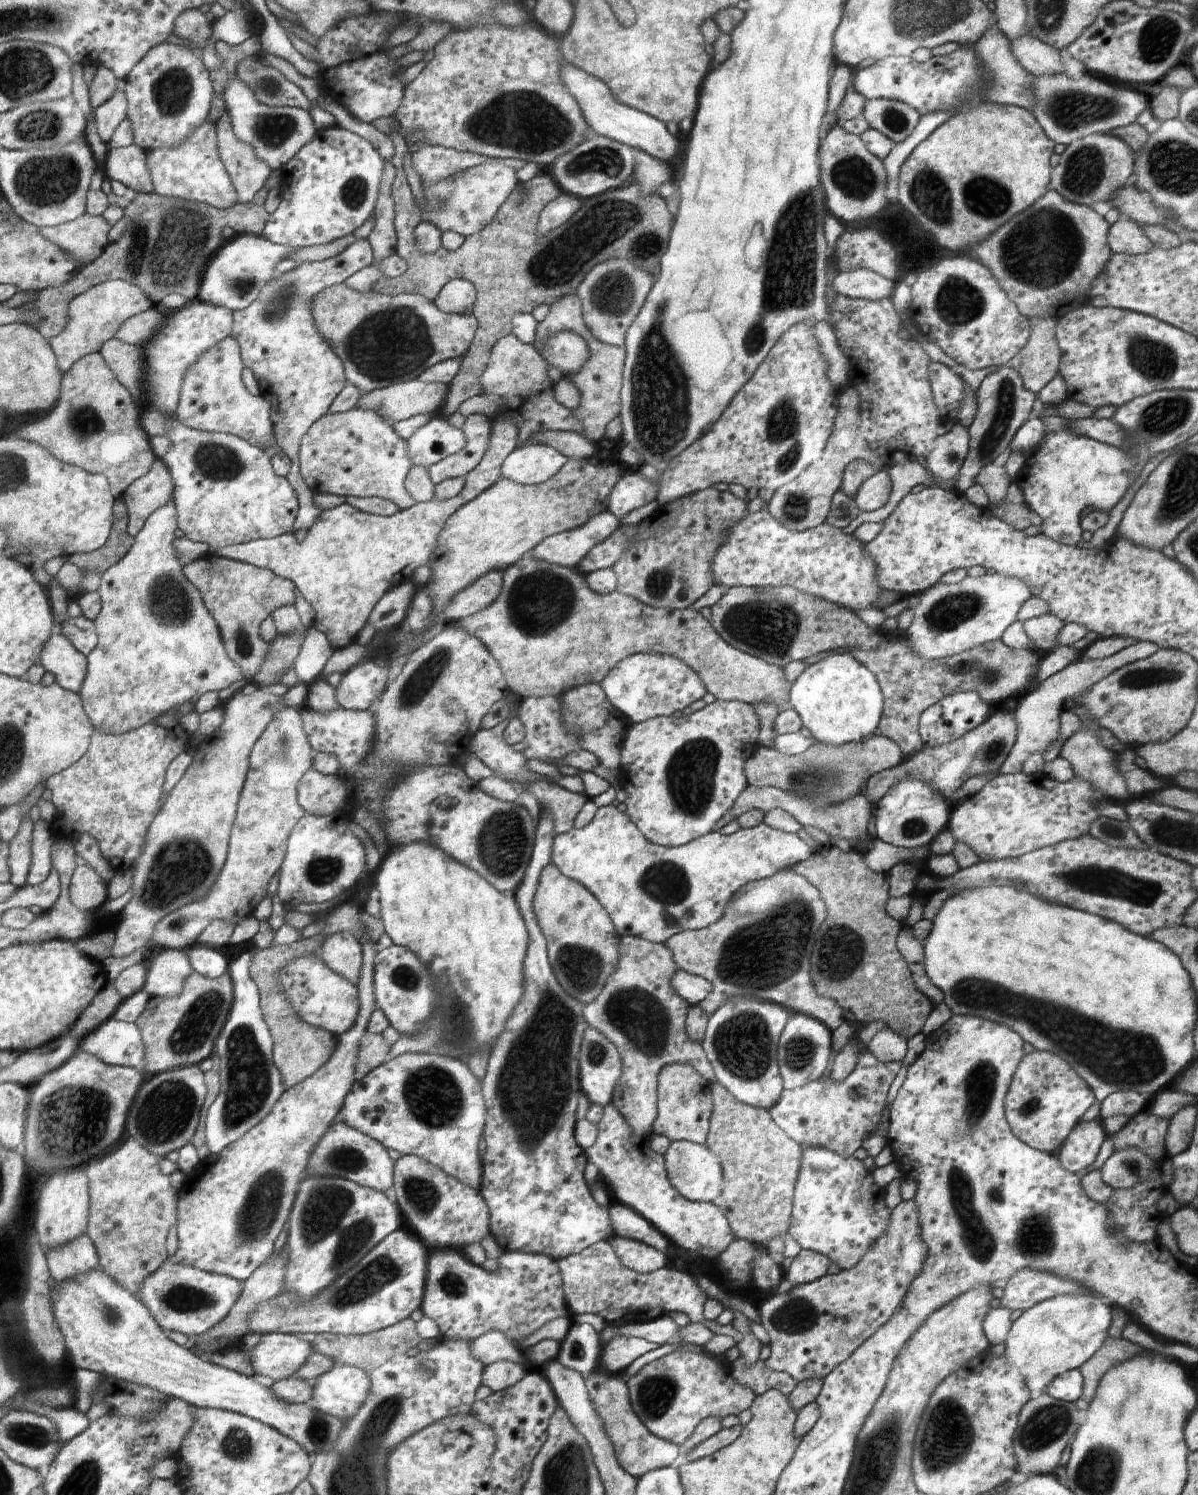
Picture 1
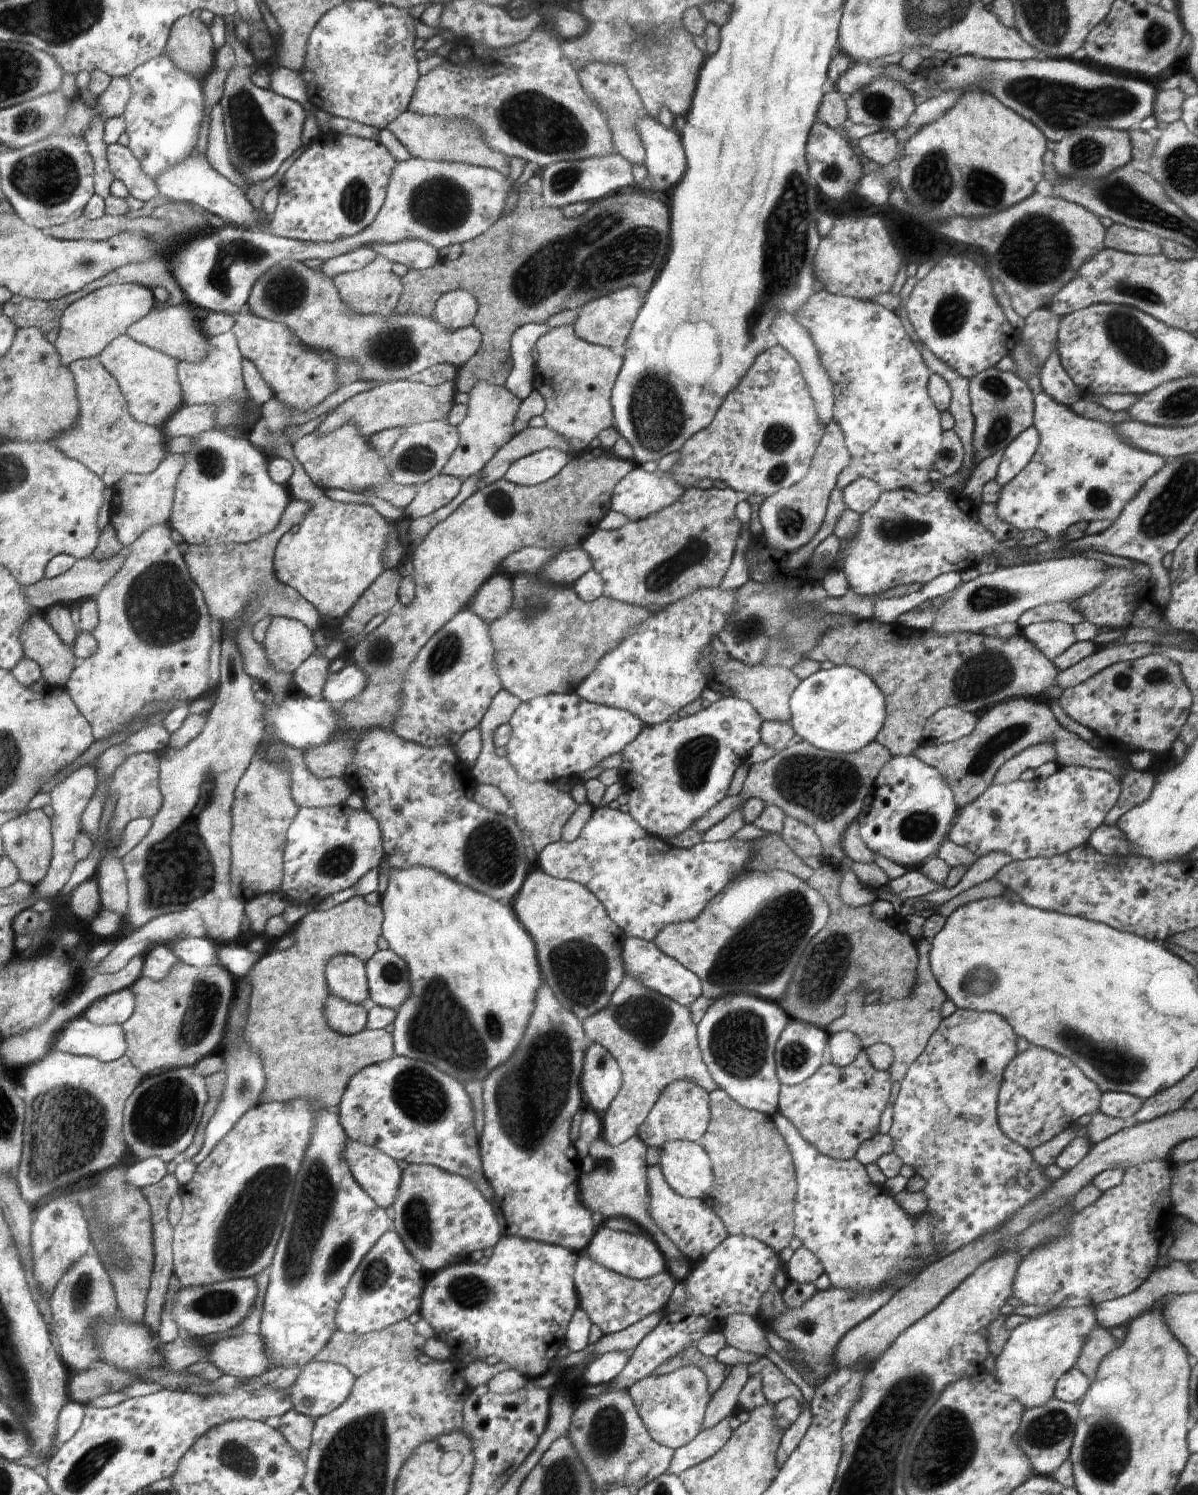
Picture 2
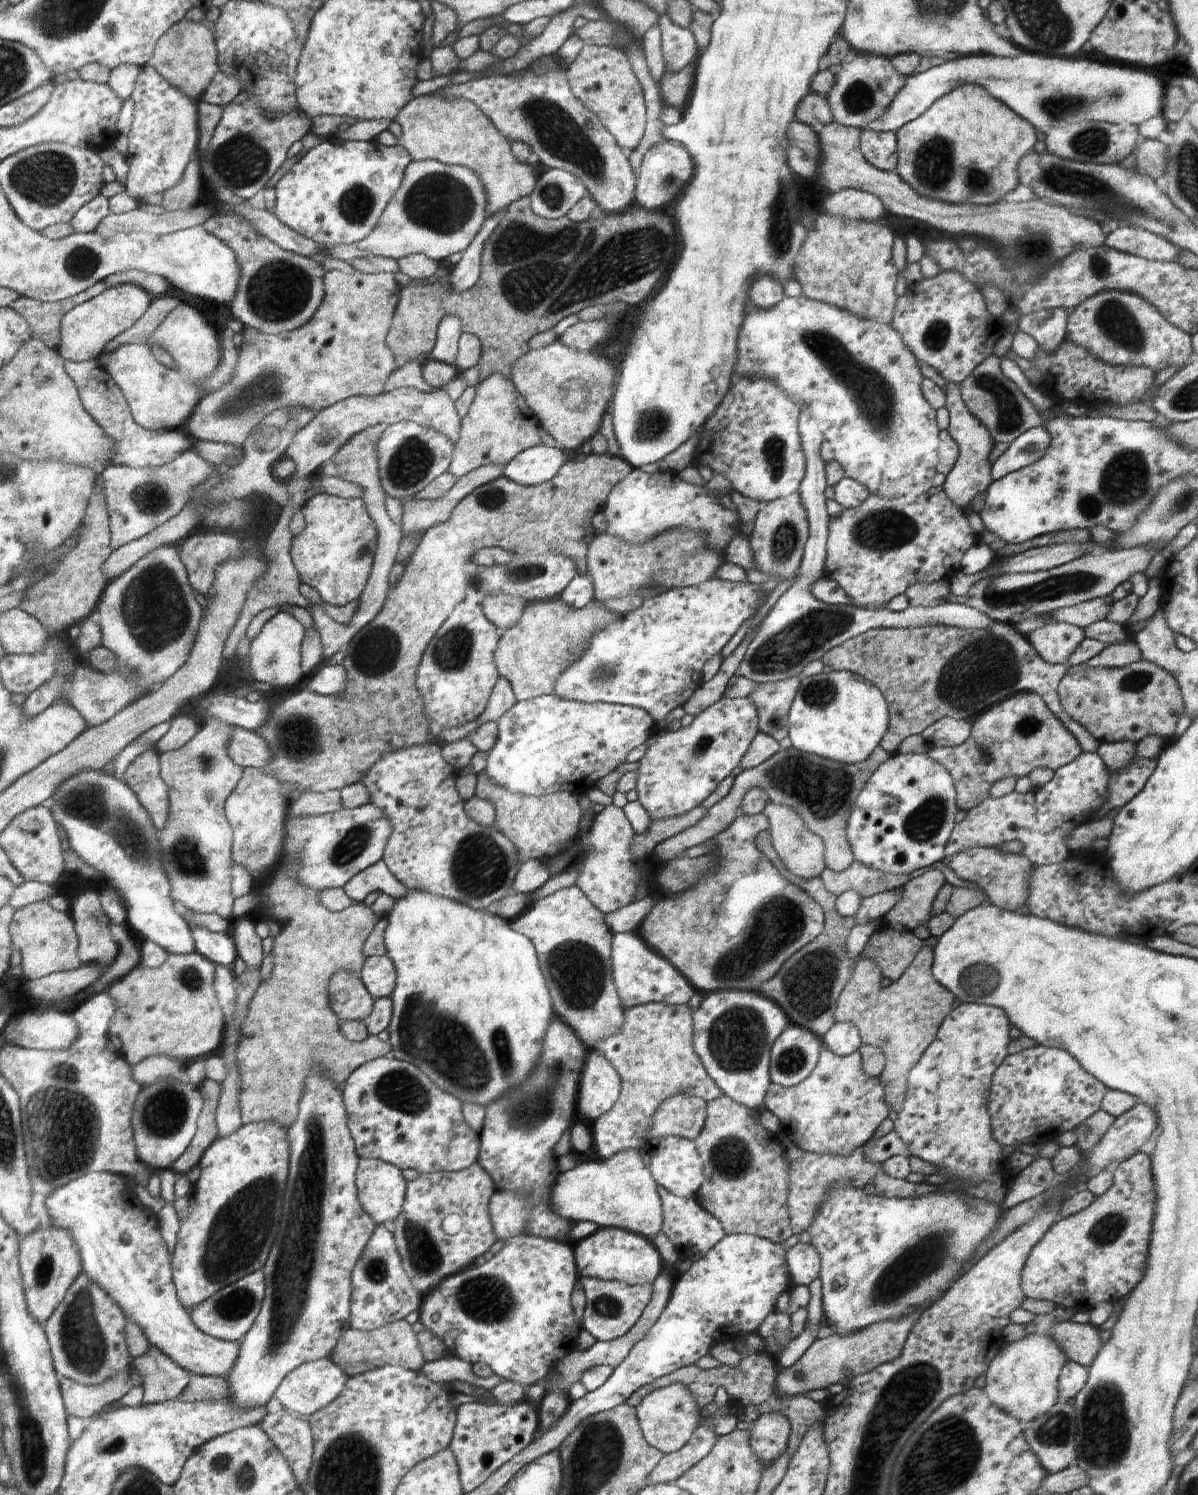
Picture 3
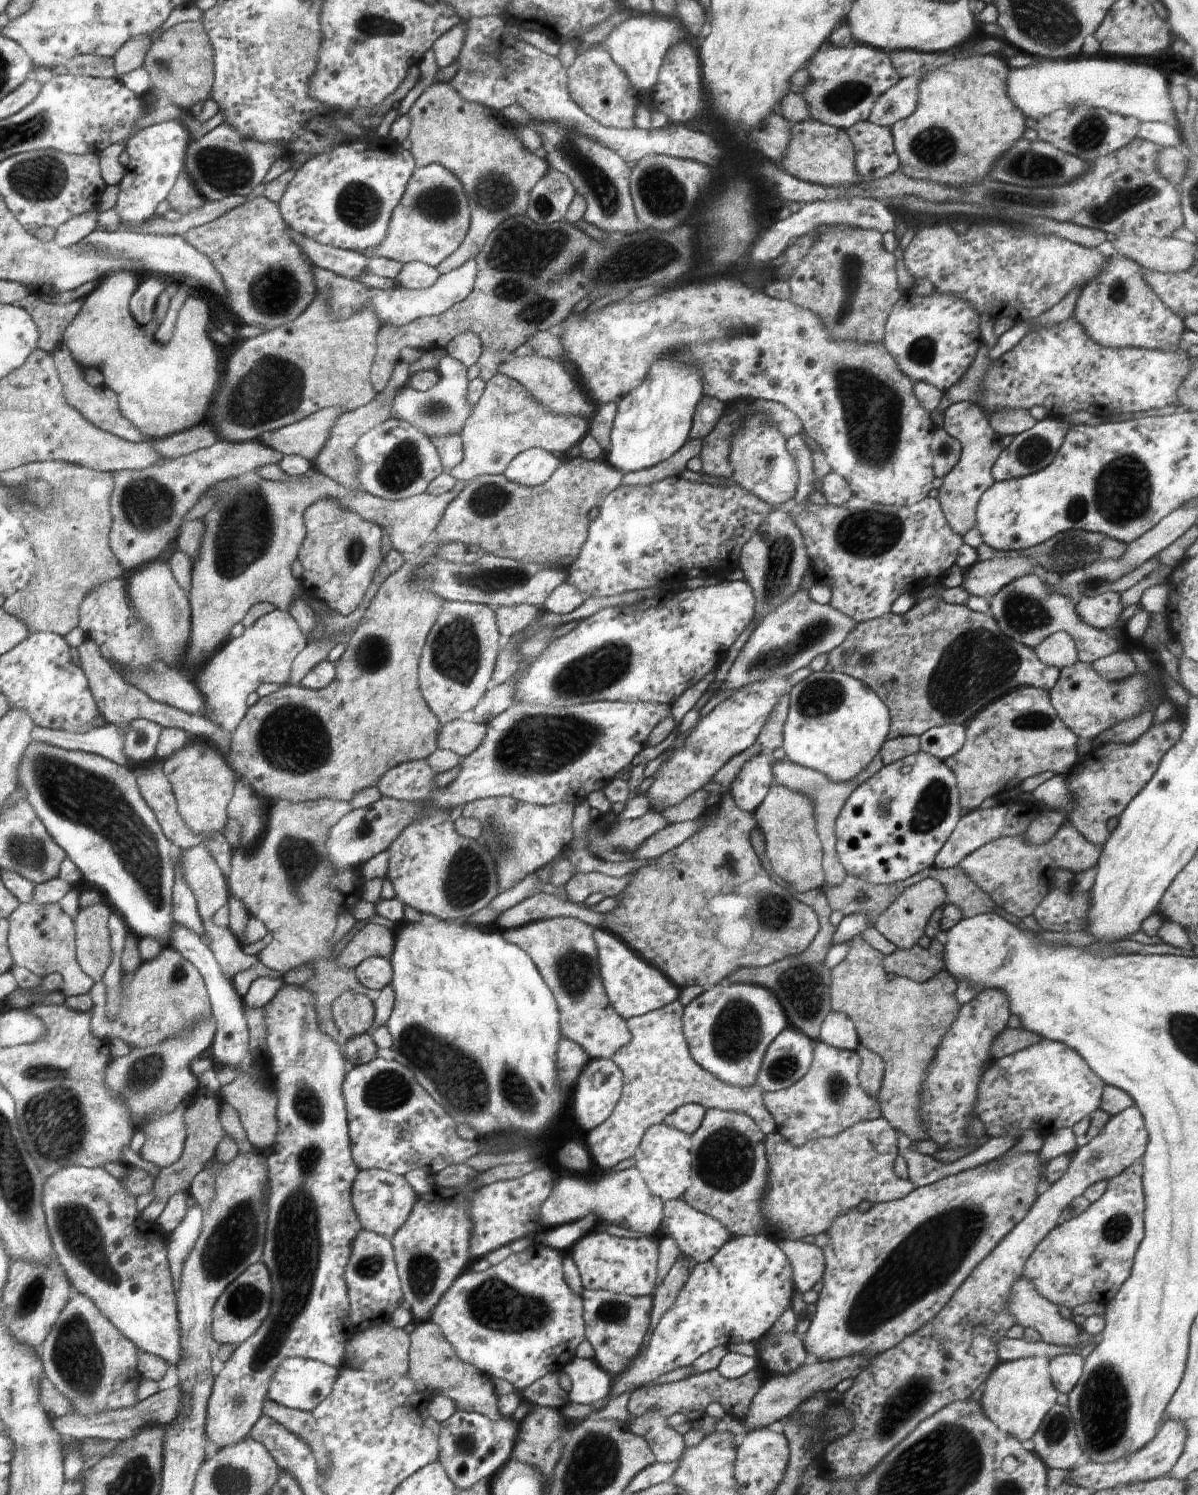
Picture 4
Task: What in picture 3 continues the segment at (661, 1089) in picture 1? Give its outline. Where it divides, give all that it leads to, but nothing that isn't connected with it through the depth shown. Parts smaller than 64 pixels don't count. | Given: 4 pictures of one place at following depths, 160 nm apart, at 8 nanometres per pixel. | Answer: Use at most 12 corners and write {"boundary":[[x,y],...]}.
{"boundary":[[684,1093],[654,1112],[645,1140],[695,1140],[708,1103]]}

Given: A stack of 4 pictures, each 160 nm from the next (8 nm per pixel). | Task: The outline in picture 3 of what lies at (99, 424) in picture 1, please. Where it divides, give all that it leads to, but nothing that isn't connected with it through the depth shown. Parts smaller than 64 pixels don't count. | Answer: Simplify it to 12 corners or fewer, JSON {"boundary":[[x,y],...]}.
{"boundary":[[100,359],[67,360],[86,408],[119,442],[114,464],[164,466],[191,450],[185,429],[134,418]]}

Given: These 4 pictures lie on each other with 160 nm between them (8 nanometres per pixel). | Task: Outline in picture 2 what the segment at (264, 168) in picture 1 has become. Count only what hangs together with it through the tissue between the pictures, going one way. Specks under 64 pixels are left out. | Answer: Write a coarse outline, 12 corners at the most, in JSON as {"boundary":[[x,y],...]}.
{"boundary":[[219,102],[211,106],[205,157],[221,175],[247,190],[230,162]]}

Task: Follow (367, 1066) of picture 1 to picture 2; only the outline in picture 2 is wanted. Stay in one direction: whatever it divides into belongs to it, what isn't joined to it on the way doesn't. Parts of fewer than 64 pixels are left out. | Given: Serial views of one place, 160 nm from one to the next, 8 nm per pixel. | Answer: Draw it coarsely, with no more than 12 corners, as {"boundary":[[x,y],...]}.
{"boundary":[[364,896],[314,910],[247,976],[260,1103],[340,1104],[393,1035],[327,1022],[326,968],[388,950]]}

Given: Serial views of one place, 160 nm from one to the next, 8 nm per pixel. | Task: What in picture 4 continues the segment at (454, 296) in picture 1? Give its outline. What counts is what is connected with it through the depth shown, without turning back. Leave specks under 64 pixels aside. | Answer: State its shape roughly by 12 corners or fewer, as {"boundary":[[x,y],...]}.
{"boundary":[[448,352],[428,391],[404,387],[395,419],[428,439],[461,434],[473,414],[467,367]]}

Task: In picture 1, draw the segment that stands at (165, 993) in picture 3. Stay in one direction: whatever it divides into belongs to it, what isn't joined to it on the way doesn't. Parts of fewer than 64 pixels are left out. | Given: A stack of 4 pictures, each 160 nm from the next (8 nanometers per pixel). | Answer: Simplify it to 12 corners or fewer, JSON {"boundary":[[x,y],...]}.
{"boundary":[[192,971],[136,1021],[145,1071],[201,1062],[233,1008],[232,976]]}

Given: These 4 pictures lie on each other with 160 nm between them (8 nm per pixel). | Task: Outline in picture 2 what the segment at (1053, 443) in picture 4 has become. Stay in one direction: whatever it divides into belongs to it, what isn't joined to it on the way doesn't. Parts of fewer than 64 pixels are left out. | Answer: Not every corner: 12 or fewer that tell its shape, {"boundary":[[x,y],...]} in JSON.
{"boundary":[[1023,430],[1006,448],[995,481],[1008,485],[1037,454],[1040,432]]}

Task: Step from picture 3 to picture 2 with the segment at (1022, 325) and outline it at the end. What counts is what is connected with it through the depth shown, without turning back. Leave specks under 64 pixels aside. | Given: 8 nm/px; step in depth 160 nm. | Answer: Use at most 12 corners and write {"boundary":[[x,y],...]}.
{"boundary":[[1057,346],[1041,366],[1040,390],[1067,407],[1082,398]]}

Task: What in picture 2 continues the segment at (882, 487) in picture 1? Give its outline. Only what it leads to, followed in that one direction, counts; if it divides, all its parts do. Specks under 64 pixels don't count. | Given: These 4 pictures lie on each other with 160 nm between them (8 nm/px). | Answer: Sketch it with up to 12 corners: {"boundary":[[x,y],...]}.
{"boundary":[[862,476],[841,491],[847,508],[860,515],[884,492]]}

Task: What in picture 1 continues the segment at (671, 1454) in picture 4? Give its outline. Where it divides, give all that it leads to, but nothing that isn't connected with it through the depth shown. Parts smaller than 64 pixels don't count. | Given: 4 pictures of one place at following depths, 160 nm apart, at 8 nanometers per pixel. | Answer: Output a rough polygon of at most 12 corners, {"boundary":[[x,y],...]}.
{"boundary":[[674,1351],[627,1382],[636,1416],[682,1445],[756,1395],[718,1356]]}

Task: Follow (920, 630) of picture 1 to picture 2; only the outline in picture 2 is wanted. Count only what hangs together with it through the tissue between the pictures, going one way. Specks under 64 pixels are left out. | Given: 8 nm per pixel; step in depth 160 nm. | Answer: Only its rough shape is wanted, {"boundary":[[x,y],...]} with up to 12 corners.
{"boundary":[[1073,554],[996,568],[954,590],[932,631],[982,633],[1096,591],[1109,565]]}

